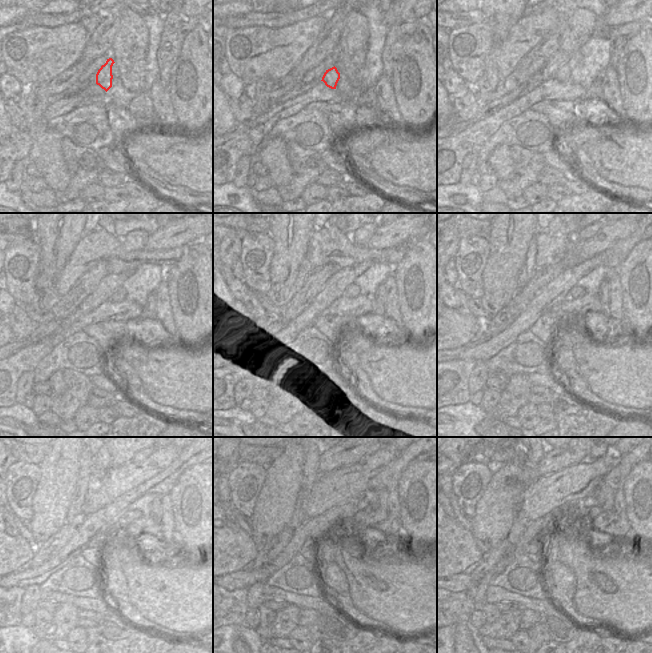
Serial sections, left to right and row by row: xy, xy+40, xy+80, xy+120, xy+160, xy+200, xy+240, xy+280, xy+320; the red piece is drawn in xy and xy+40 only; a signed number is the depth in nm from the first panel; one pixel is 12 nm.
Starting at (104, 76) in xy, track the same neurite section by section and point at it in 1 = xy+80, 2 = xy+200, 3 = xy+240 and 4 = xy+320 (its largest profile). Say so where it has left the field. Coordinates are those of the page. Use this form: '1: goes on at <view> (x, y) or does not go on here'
1: goes on at xy+80 (563, 73)
2: goes on at xy+200 (577, 291)
3: goes on at xy+240 (129, 516)
4: goes on at xy+320 (595, 510)

